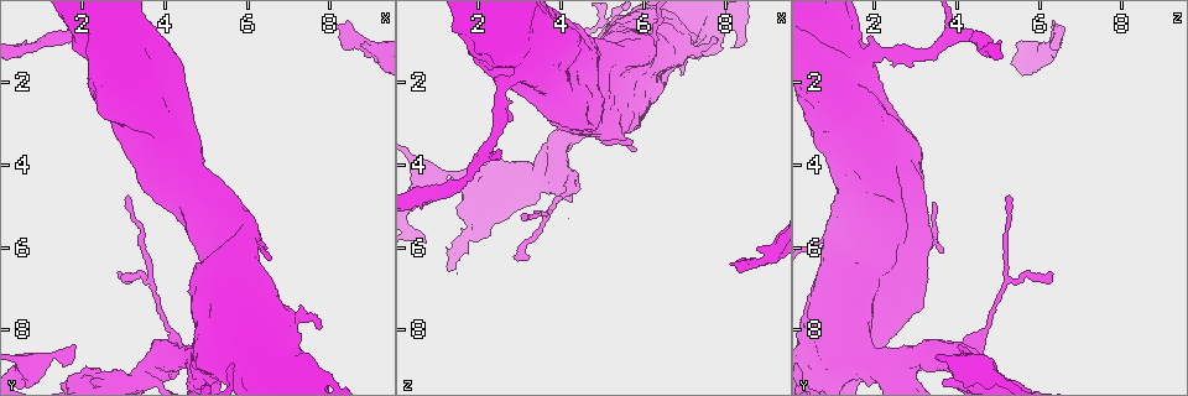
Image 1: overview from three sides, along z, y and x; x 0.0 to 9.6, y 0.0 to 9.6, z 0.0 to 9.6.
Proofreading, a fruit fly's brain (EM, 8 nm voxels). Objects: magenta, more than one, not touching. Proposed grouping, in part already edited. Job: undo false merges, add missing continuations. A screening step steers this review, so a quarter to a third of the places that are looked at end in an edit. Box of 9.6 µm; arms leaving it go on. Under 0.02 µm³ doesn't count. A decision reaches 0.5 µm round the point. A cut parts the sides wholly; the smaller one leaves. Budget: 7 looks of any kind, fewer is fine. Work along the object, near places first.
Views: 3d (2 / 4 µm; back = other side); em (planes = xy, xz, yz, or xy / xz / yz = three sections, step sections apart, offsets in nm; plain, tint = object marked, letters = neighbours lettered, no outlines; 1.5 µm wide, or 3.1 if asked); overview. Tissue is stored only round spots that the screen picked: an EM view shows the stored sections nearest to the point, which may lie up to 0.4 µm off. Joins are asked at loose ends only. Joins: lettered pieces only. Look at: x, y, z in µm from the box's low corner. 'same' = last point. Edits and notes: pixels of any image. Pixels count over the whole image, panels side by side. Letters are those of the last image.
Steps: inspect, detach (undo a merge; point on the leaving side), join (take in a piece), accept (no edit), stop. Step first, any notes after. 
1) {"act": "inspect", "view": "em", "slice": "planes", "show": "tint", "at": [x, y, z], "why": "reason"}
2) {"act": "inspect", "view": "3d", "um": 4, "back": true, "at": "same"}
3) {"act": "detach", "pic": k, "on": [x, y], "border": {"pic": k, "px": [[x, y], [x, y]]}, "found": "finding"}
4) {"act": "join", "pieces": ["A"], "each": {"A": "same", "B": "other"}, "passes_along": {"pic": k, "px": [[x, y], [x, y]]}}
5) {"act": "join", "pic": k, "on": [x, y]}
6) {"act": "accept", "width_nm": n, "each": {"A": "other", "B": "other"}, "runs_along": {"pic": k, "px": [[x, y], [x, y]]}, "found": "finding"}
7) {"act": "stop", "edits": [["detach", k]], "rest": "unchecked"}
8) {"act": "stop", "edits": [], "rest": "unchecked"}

{"act": "inspect", "view": "em", "slice": "yz", "step": 8, "show": "letters", "at": [2.15, 1.00, 3.75], "why": "two arms in line, one across"}

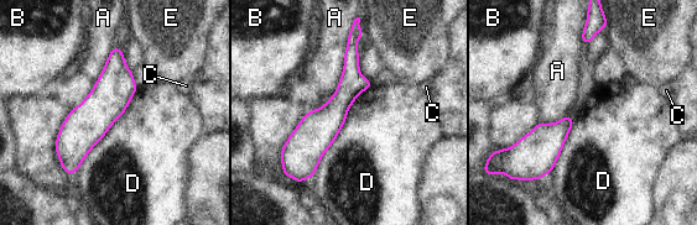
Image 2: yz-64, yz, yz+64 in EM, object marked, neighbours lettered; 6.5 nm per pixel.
{"act": "accept", "width_nm": 150, "each": {"A": "other", "B": "other", "C": "other", "D": "other", "E": "other"}, "runs_along": {"pic": 2, "px": [[353, 40], [311, 171]]}, "found": "all the same neuron"}

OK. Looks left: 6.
{"act": "inspect", "view": "3d", "um": 2, "at": [3.20, 6.75, 6.25], "why": "tapers out"}

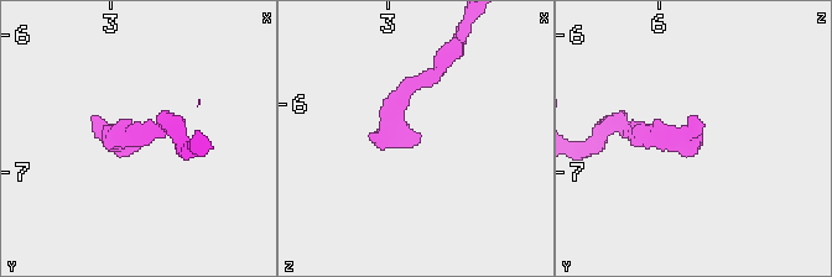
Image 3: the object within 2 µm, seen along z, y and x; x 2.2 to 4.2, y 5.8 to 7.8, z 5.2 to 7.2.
{"act": "inspect", "view": "em", "slice": "xz", "step": 4, "show": "tint", "at": [3.24, 6.80, 6.26]}

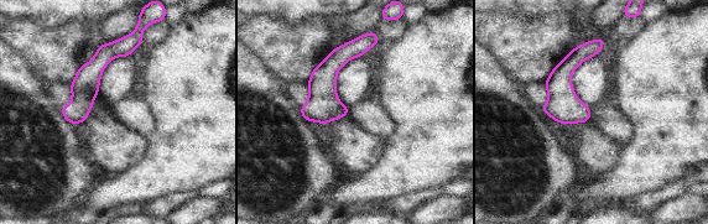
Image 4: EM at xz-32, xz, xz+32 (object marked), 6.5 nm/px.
{"act": "inspect", "view": "em", "slice": "planes", "show": "letters", "at": "same", "why": "cut it another way"}

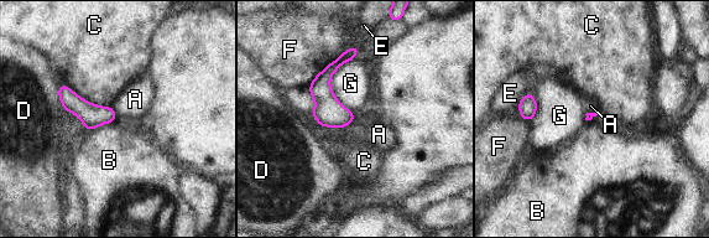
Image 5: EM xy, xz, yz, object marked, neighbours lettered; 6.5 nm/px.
{"act": "accept", "longest_contact_nm": ["F", 400], "each": {"A": "other", "B": "other", "C": "other", "D": "other", "E": "other", "F": "other", "G": "other"}, "border": {"pic": 5, "px": [[110, 107], [116, 115]]}, "found": "none of them fits"}

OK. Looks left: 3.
{"act": "inspect", "view": "3d", "um": 2, "at": [9.10, 1.25, 6.15], "why": "calibre changes"}

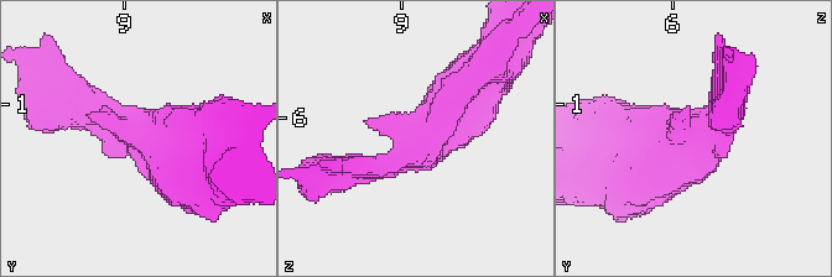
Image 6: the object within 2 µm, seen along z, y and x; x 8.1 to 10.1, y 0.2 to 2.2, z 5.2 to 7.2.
{"act": "inspect", "view": "em", "slice": "planes", "show": "letters", "at": [9.14, 1.22, 6.16], "arm_widths_nm": [240, 460]}

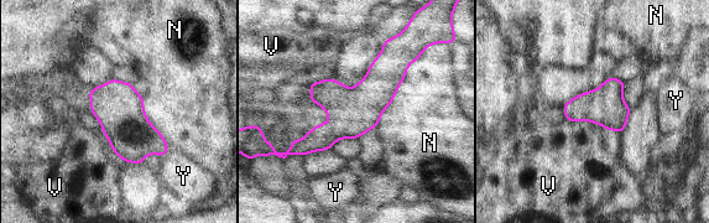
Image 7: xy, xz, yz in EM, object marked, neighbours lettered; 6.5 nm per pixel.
{"act": "accept", "width_nm": 240, "each": {"N": "other", "V": "other", "Y": "other"}, "runs_along": {"pic": 7, "px": [[387, 42], [382, 79], [296, 150]]}, "found": "one neuron here"}

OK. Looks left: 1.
{"act": "stop", "edits": [], "rest": "unchecked"}

